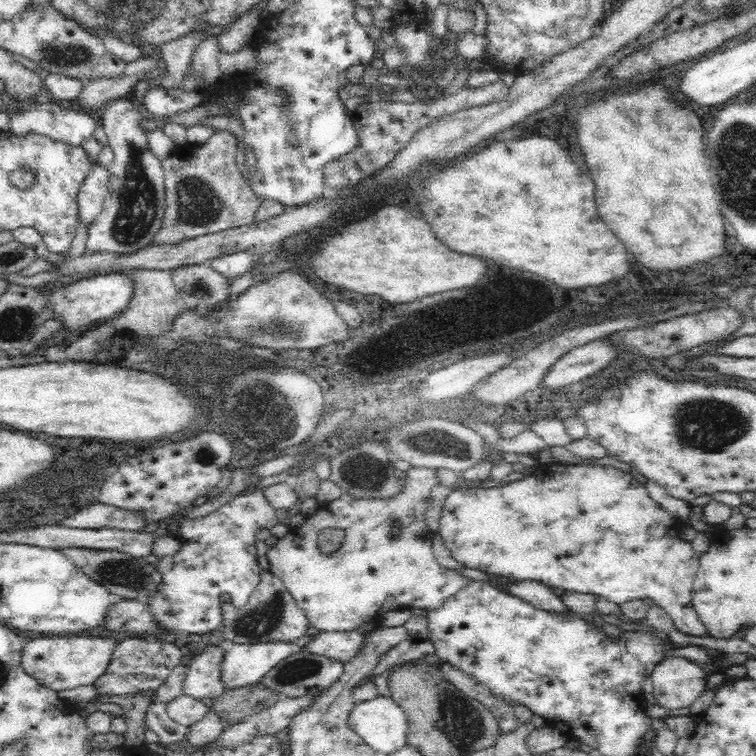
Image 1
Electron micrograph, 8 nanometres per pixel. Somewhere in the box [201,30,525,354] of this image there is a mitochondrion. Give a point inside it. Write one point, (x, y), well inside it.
(282, 94)

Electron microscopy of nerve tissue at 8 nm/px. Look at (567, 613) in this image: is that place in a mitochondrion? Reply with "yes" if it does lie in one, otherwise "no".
no

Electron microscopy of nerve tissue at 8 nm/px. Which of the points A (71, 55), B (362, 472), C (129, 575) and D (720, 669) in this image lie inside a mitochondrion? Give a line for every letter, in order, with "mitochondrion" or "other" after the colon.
A: mitochondrion
B: mitochondrion
C: mitochondrion
D: other

